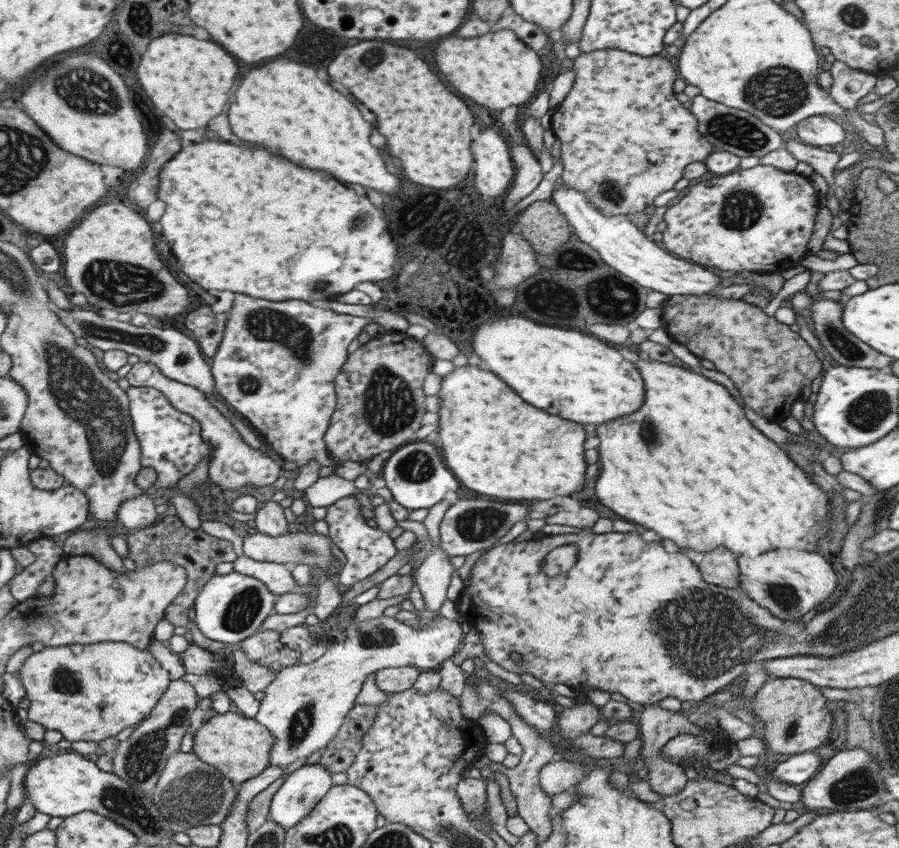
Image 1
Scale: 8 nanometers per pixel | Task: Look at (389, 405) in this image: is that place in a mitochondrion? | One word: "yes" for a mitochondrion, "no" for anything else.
yes

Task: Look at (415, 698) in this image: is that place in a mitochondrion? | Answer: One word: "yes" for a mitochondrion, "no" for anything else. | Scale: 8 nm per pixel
no

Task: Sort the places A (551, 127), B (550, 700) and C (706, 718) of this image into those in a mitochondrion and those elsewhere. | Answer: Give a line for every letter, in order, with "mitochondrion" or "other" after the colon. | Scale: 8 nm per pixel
A: other
B: other
C: other

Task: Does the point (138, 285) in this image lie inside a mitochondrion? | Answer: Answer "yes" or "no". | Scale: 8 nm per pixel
yes

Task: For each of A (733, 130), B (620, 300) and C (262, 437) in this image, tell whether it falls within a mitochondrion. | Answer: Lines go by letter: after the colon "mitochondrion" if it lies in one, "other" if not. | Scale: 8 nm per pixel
A: mitochondrion
B: mitochondrion
C: other

